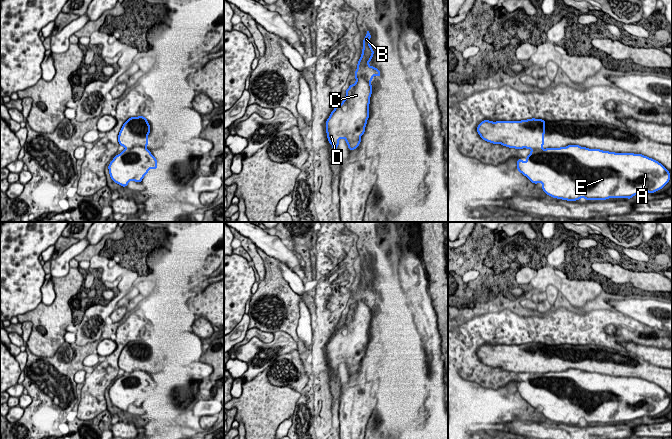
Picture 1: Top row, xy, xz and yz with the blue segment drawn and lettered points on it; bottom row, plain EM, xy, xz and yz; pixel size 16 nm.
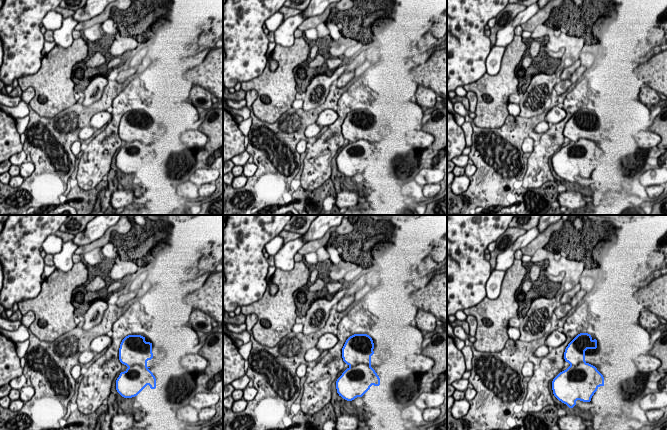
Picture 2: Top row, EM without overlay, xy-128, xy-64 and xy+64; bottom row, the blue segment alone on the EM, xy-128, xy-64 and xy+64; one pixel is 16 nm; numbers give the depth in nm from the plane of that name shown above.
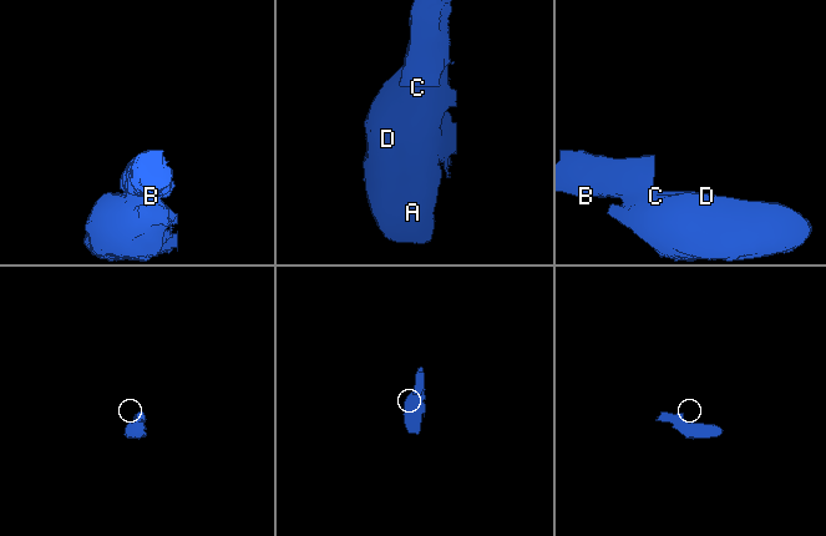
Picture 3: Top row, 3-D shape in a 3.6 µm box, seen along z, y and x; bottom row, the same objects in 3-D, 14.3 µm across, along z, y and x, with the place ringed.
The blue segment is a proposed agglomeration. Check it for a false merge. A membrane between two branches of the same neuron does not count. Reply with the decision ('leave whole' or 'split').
split

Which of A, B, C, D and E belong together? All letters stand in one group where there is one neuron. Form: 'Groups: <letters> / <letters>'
Groups: A C D E / B

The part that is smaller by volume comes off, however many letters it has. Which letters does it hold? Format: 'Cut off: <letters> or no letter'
Cut off: B

